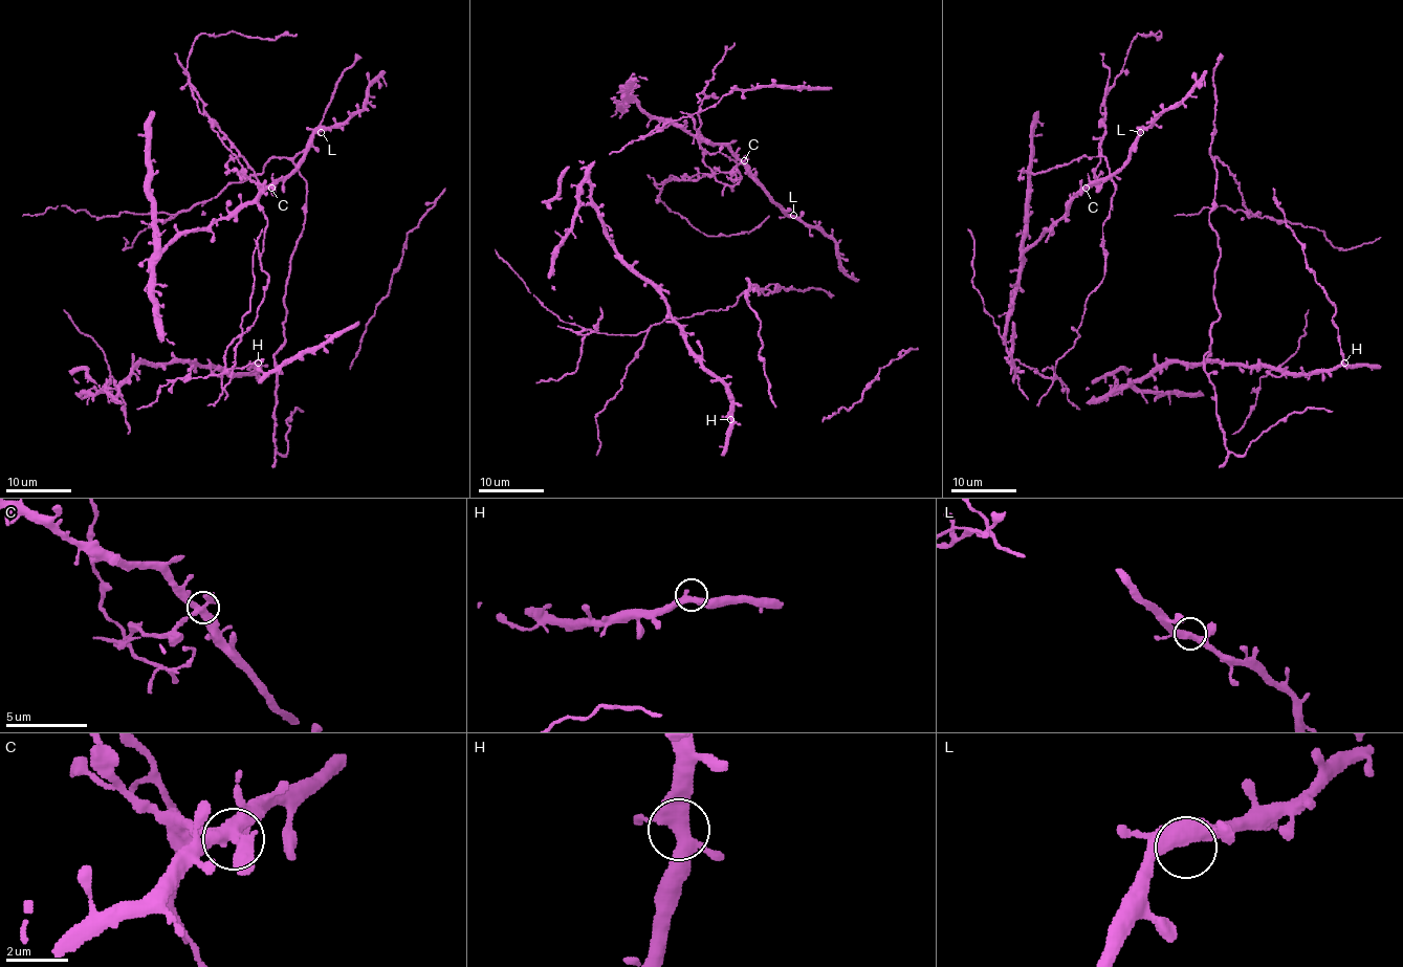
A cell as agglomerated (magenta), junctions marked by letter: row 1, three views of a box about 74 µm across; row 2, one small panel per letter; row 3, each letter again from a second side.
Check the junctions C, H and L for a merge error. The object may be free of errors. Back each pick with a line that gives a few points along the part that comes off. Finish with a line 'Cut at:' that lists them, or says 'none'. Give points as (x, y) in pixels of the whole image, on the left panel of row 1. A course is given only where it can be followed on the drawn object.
C: Course of the part to remove: (271, 188), (237, 158), (266, 225), (255, 322), (227, 347), (220, 377), (176, 377), (137, 409)
Cut at: C

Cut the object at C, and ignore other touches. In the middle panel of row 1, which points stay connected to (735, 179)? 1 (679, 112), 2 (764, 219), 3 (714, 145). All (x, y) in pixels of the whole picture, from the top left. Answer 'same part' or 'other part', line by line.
1: same part
2: same part
3: other part

